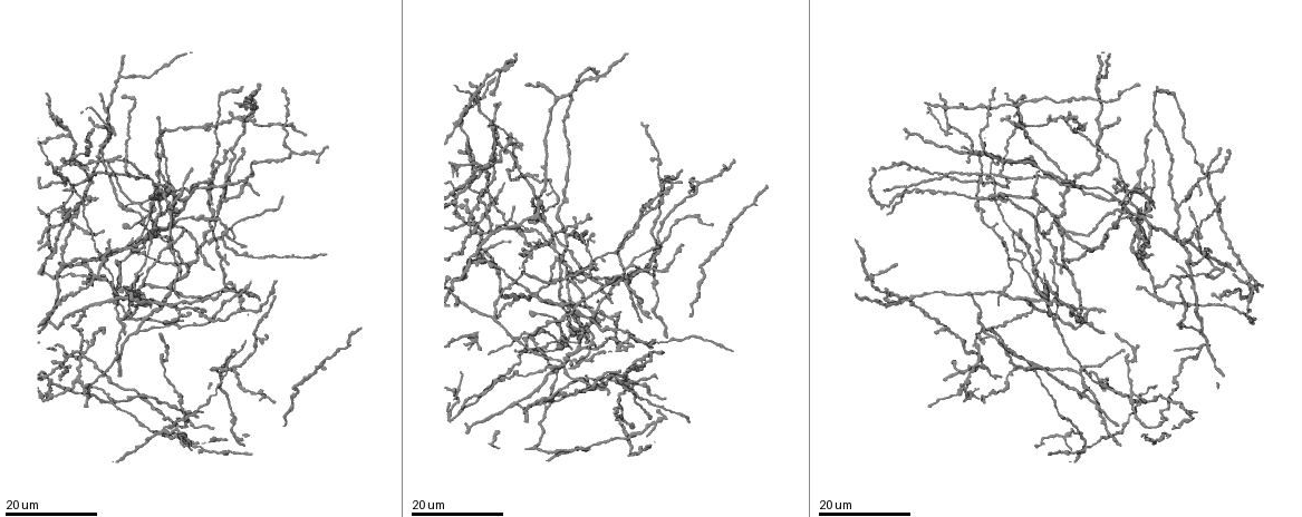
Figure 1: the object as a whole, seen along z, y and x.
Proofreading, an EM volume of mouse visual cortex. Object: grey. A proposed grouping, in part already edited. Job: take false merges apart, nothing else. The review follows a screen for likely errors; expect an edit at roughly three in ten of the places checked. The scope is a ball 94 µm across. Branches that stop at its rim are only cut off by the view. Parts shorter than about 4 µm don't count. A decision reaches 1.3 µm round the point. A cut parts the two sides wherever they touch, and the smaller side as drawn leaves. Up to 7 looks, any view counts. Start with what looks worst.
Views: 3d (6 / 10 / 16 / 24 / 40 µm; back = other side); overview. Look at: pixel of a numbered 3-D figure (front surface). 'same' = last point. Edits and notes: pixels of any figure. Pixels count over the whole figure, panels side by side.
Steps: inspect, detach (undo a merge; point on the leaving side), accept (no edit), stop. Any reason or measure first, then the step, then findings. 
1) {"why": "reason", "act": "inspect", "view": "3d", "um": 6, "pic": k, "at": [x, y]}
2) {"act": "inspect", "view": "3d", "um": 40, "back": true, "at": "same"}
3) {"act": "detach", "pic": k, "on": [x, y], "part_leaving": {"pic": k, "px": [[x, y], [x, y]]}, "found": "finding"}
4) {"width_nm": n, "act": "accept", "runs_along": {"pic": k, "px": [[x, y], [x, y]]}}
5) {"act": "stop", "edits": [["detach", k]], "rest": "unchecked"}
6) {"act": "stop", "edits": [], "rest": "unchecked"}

{"why": "four or more arms meet", "act": "inspect", "view": "3d", "um": 24, "pic": 1, "at": [1002, 290]}

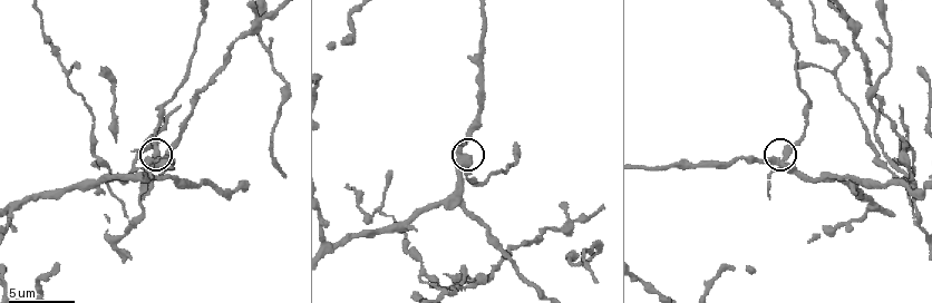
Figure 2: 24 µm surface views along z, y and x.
{"act": "inspect", "view": "3d", "um": 10, "pic": 2, "at": [466, 157]}

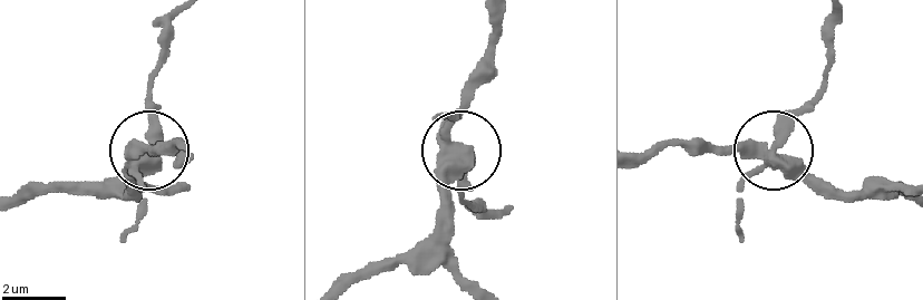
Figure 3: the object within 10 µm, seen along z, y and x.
{"width_nm": 390, "act": "detach", "pic": 3, "on": [157, 118], "found": "two neurons meet here"}

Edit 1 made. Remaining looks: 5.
{"act": "inspect", "view": "3d", "um": 16, "pic": 1, "at": [1143, 211]}

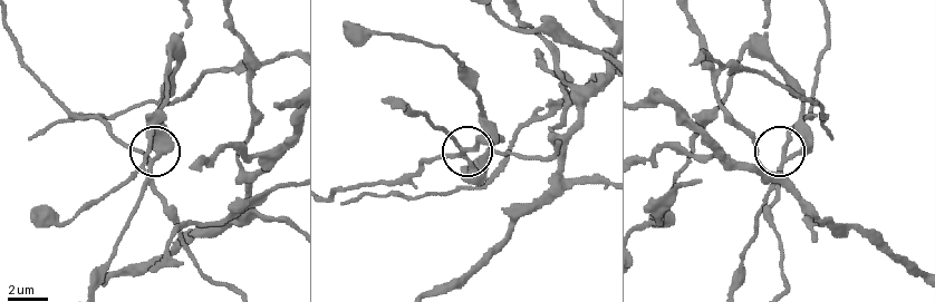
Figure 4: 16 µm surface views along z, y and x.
{"act": "inspect", "view": "3d", "um": 6, "pic": 4, "at": [784, 161]}

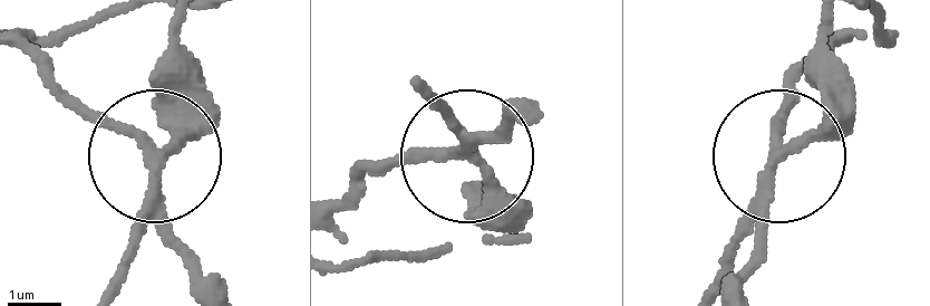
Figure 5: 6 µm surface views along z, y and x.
{"arms": 3, "act": "detach", "pic": 5, "on": [184, 259], "part_leaving": {"pic": 5, "px": [[155, 178], [142, 142], [88, 116], [21, 54]]}, "found": "two neurons meet here"}

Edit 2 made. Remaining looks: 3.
{"act": "inspect", "view": "overview"}

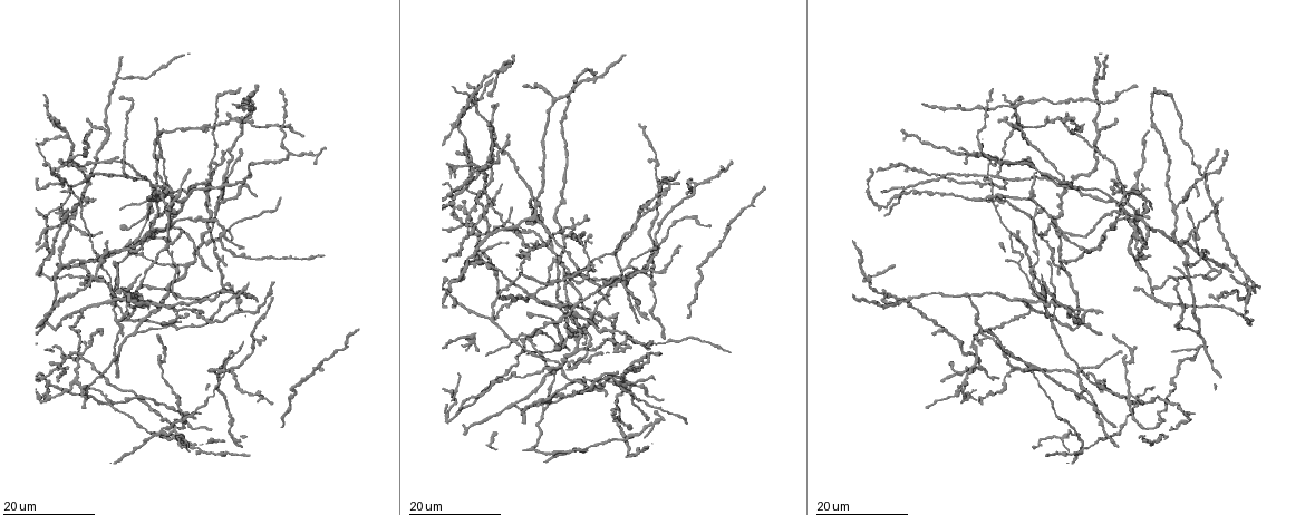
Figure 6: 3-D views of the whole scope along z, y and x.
{"why": "branch point", "act": "inspect", "view": "3d", "um": 24, "pic": 6, "at": [1187, 269]}

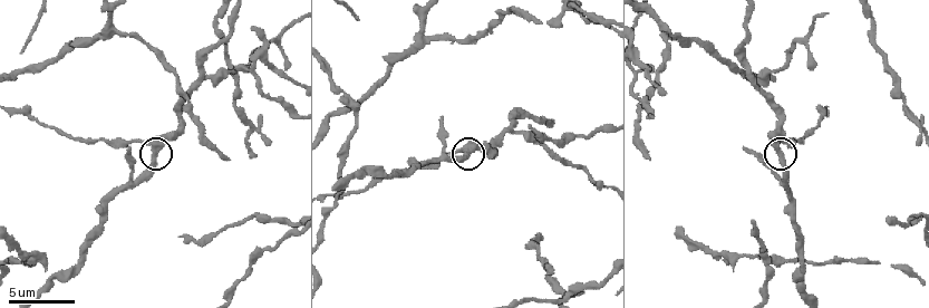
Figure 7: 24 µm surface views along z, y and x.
{"why": "closer look", "act": "inspect", "view": "3d", "um": 10, "pic": 7, "at": [156, 151]}

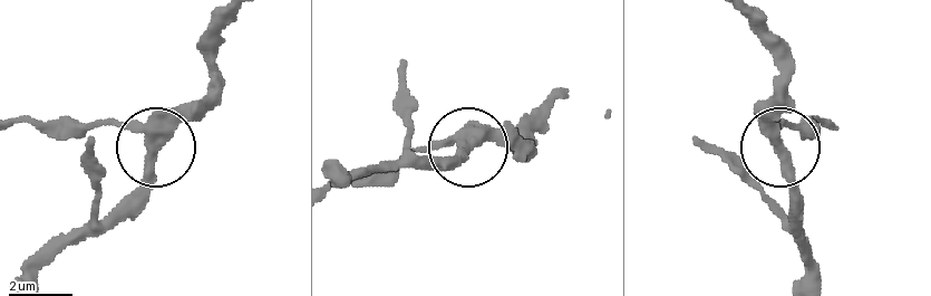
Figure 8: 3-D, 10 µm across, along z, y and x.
{"act": "accept", "runs_along": {"pic": 8, "px": [[22, 118], [118, 126], [151, 142], [147, 174], [97, 228]]}, "found": "all the same neuron"}

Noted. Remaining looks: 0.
{"act": "stop", "edits": [["detach", 3], ["detach", 5]], "rest": "unchecked"}

